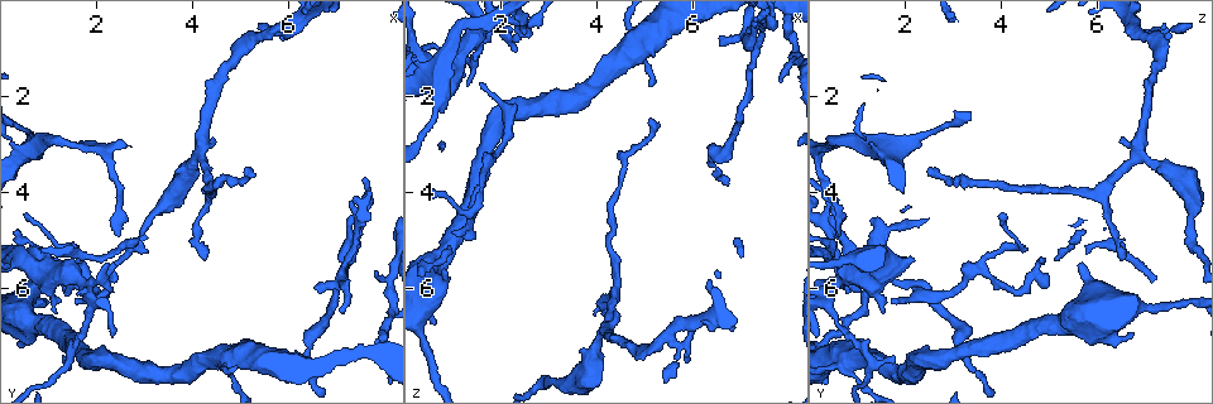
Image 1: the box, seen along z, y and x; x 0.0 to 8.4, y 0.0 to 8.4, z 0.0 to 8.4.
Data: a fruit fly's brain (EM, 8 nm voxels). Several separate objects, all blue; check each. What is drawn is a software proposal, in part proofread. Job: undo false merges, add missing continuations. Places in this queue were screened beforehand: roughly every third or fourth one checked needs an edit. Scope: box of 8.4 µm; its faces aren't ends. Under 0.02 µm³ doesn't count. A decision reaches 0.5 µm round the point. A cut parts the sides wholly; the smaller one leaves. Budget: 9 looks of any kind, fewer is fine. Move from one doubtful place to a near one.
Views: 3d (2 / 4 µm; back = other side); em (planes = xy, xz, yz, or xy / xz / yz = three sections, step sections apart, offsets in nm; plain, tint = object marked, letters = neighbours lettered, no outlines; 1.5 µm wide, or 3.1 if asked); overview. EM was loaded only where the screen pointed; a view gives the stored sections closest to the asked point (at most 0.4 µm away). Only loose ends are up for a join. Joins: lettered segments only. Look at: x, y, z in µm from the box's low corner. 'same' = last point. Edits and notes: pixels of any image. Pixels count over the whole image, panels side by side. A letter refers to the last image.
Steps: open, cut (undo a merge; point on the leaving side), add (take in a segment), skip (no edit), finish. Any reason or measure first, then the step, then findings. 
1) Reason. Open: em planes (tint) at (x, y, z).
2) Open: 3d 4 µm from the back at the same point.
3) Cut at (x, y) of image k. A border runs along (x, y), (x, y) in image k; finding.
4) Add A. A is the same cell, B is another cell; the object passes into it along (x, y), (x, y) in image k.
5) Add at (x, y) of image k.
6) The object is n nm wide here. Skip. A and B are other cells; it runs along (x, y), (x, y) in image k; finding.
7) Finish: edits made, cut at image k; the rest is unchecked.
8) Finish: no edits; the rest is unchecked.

Long arm stops here. Open: 3d 4 µm at (5.10, 3.70, 2.45).

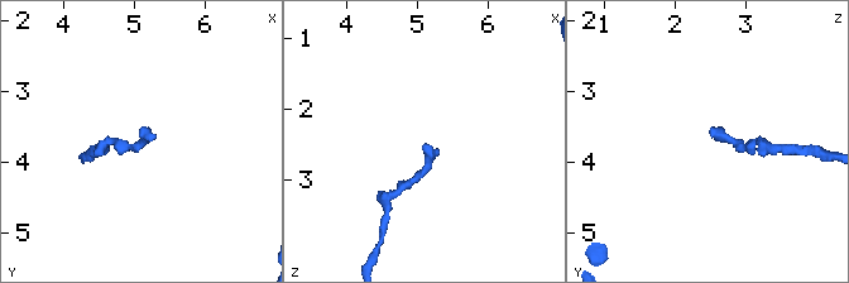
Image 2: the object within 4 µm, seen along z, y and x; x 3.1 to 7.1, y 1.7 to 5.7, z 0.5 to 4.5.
Open: em planes (letters) at (5.10, 3.65, 2.50).

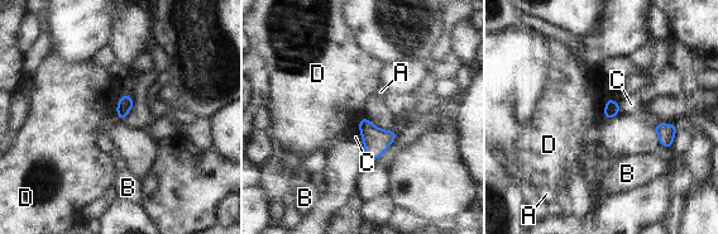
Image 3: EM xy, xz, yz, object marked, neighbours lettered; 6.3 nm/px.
Skip. A, B, C and D are other cells; a border runs along (608, 98), (603, 111) in image 3; none of them fits.

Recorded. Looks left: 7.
Sharp bend. Open: 3d 2 µm at (1.65, 5.65, 3.70).

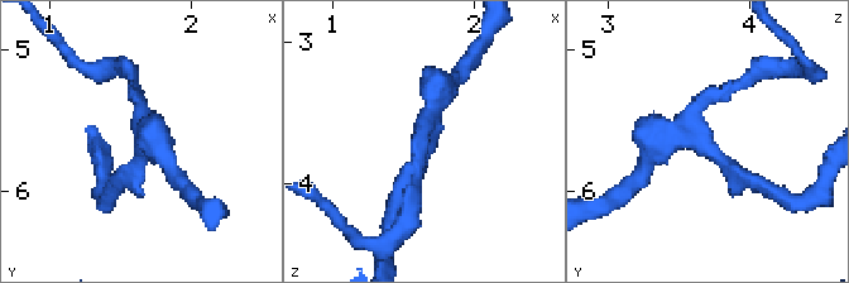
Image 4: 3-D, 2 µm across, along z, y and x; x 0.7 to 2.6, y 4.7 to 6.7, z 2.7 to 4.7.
Open: em xz step 4 (tint) at (1.66, 5.62, 3.68).

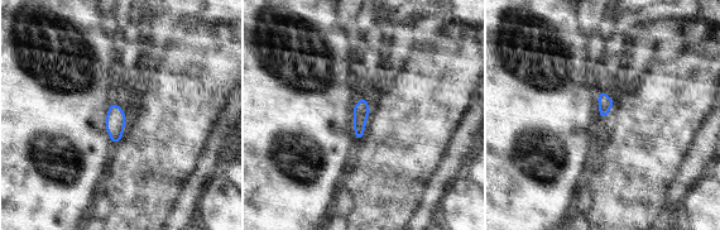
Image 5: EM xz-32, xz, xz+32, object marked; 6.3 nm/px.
Another direction. Open: em planes (letters) at the same point.

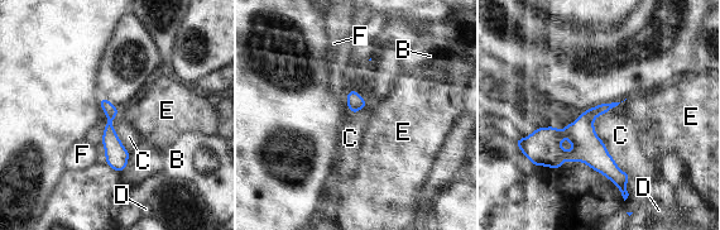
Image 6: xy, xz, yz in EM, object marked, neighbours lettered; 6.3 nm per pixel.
The longest contact is with C, 440 nm. Skip. B, C, D, E and F are other cells; a border runs along (595, 116), (595, 134), (630, 176) in image 6; all the same cell.

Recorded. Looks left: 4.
Open: 3d 4 µm at (4.35, 3.85, 6.20).

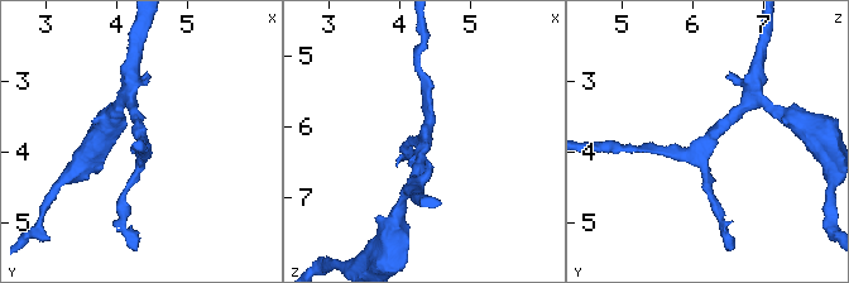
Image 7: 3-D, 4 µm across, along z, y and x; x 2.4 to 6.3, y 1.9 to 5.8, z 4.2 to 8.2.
Open: em xz step 4 (tint) at (4.35, 3.90, 6.15).

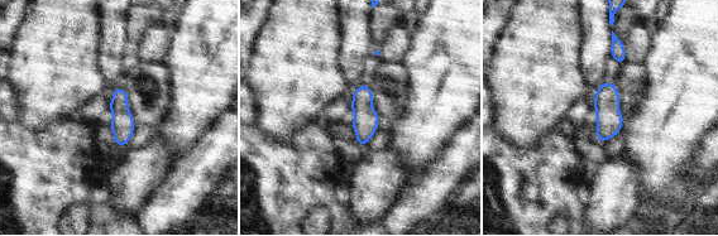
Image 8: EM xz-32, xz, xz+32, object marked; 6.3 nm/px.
Open: em planes (letters) at the same point.

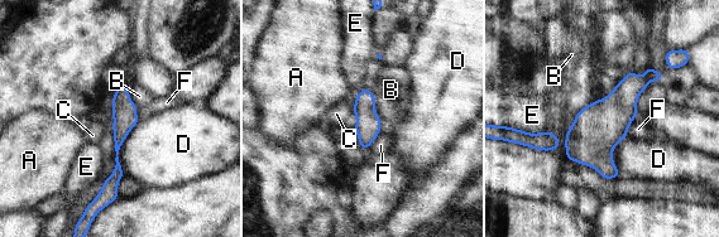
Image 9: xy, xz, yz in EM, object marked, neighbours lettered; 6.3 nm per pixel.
Skip. A, B, C, D, E and F are other cells; one cell here.

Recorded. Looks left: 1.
Thin end. Open: em planes (letters) at (6.55, 6.05, 0.80).

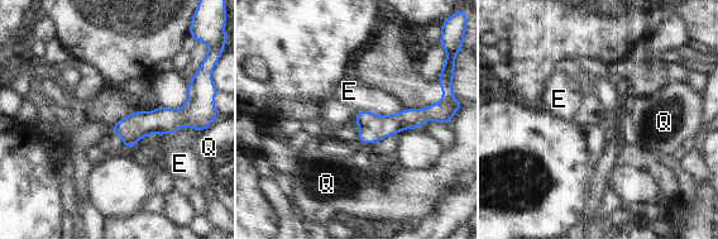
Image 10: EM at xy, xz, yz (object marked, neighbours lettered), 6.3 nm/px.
Skip. E and Q are other cells; a border runs along (405, 109), (389, 114), (357, 111) in image 10; none of them fits.

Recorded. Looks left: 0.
Finish: no edits; the rest is unchecked.

